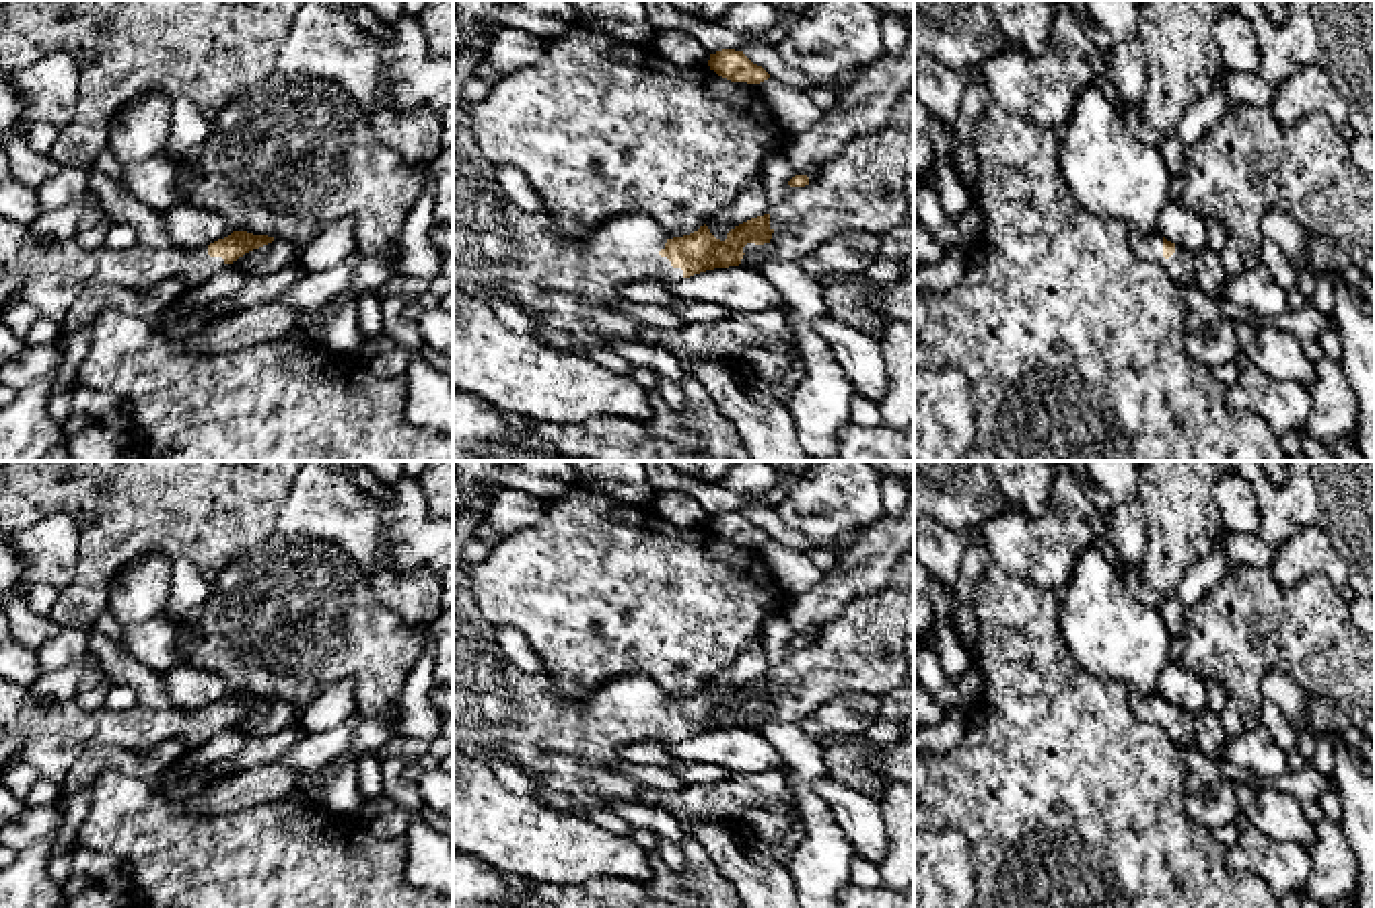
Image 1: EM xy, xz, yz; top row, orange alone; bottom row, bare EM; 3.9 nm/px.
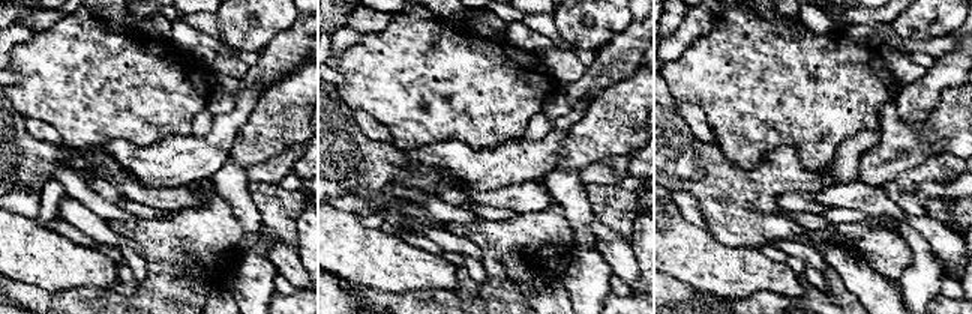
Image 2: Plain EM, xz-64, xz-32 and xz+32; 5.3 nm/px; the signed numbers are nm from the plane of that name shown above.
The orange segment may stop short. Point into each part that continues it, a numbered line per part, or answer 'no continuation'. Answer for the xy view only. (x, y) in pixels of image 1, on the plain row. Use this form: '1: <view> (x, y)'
1: xy (60, 731)

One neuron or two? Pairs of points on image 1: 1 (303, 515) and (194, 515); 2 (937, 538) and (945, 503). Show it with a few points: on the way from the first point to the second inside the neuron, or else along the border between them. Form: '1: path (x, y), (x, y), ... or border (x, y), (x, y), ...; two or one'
1: border (293, 482), (272, 532); two
2: border (935, 519), (954, 530), (978, 532); two

